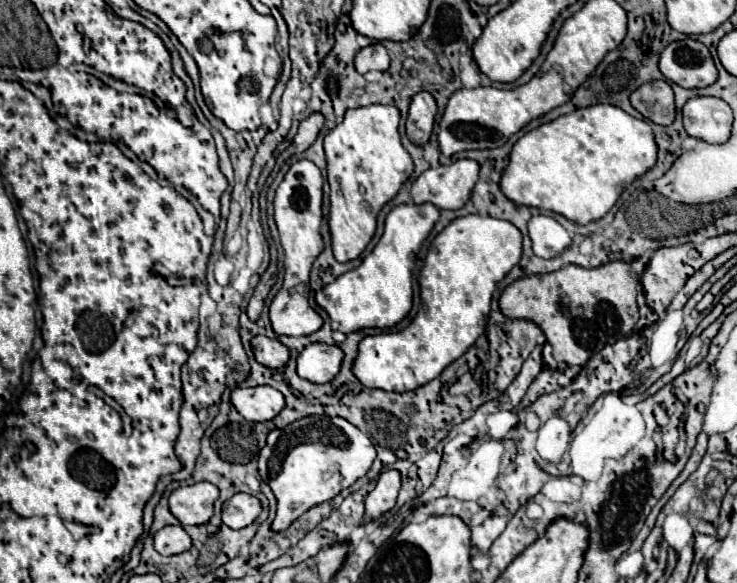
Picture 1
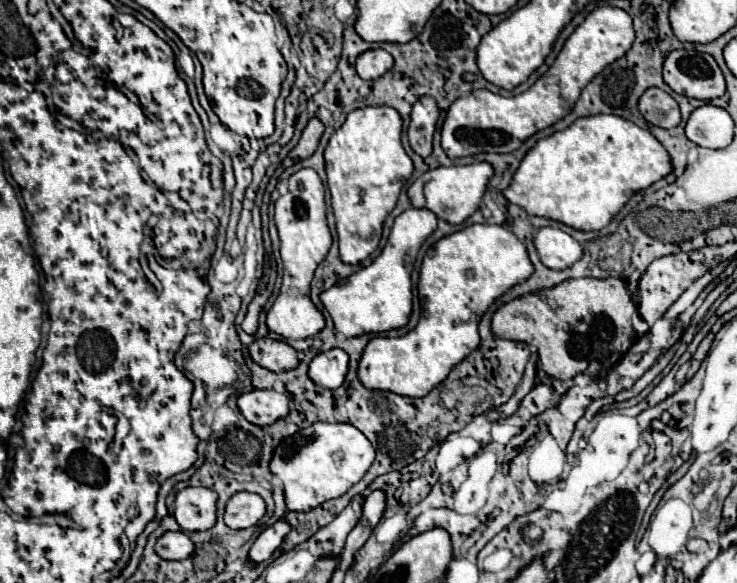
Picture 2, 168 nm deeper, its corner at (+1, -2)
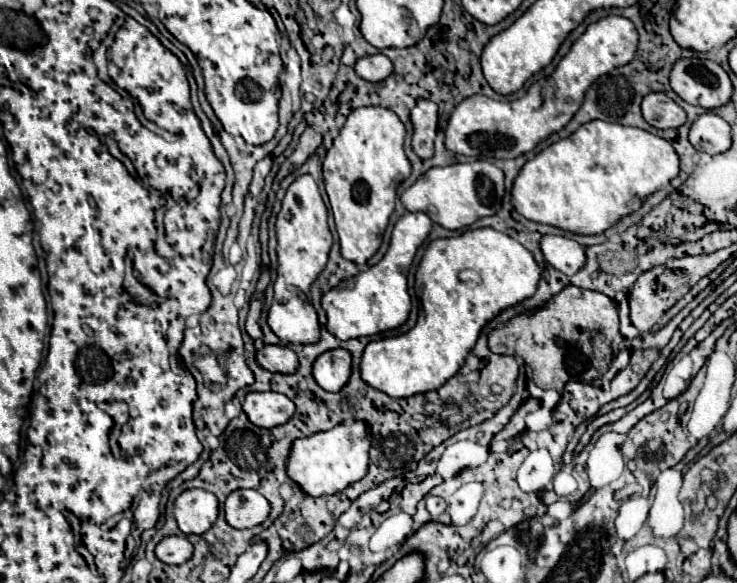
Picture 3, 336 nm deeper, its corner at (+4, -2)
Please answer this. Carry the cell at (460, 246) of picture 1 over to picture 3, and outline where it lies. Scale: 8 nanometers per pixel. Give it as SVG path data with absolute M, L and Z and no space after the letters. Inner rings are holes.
M468 229L458 237L432 241L416 271L416 285L422 289L426 313L424 327L414 327L398 337L370 341L360 363L362 379L396 399L440 389L460 371L480 329L500 311L532 297L540 277L542 267L534 261L532 253L496 229ZM468 267L480 271L480 285L458 281L458 271Z

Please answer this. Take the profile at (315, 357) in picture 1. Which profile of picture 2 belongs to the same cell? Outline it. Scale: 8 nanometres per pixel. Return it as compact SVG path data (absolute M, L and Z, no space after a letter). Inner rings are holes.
M331 349L315 355L309 363L309 377L325 387L325 389L337 389L341 387L345 373L349 369L349 357L343 349Z

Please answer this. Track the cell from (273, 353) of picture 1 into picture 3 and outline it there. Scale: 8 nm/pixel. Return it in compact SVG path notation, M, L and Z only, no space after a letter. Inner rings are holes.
M264 345L256 353L258 363L272 373L292 373L298 367L298 357L286 345Z

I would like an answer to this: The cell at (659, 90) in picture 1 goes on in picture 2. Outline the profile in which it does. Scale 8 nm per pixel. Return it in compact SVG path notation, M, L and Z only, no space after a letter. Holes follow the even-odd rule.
M649 87L639 99L639 111L647 123L663 129L677 127L681 123L681 113L677 101L659 87Z

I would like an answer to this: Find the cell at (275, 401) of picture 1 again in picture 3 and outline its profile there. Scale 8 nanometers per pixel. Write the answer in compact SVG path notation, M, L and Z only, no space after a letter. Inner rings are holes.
M248 393L242 405L246 417L262 429L284 425L294 415L294 403L282 393Z

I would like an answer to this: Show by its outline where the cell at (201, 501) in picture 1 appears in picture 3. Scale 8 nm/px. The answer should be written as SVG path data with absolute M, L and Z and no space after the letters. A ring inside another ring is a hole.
M188 489L174 503L174 517L182 533L202 535L218 517L218 499L204 489Z

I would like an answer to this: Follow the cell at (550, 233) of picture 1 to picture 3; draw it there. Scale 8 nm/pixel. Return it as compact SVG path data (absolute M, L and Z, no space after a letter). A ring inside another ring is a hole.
M546 235L542 237L542 253L544 253L544 259L556 267L558 271L566 273L566 275L574 275L578 273L584 263L586 263L586 255L584 255L584 249L568 239L568 237L560 237L560 235Z

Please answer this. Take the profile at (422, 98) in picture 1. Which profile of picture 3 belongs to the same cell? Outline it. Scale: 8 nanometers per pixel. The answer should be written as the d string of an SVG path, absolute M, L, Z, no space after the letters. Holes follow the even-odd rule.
M420 99L410 113L414 125L412 149L420 159L430 159L434 155L434 137L438 129L438 107L428 99Z

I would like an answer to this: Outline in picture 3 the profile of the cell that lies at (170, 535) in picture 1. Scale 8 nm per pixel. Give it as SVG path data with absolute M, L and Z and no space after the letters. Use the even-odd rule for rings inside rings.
M180 535L180 537L164 537L156 545L156 557L162 563L168 563L168 565L182 565L192 557L192 553L194 553L194 547L184 535Z

